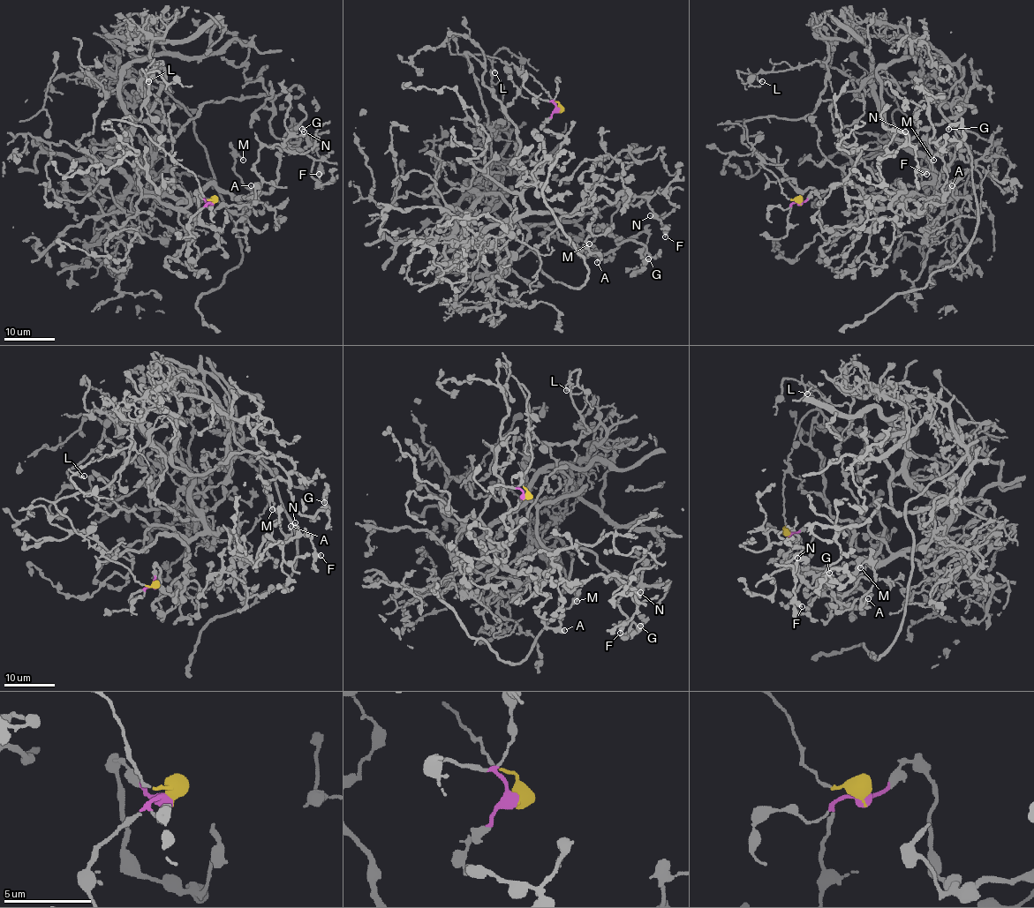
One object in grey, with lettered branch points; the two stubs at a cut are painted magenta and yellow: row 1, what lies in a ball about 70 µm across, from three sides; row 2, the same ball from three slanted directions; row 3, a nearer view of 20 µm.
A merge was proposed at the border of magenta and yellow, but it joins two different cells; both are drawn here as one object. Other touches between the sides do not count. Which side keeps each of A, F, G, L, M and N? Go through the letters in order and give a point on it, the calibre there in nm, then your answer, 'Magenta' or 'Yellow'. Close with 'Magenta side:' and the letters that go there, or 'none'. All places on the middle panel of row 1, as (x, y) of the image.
A: Place: (597, 262). Thickness 140 nm. Magenta
F: Place: (665, 236). Thickness 240 nm. Magenta
G: Place: (648, 258). Thickness 120 nm. Magenta
L: Place: (494, 72). Thickness 140 nm. Yellow
M: Place: (589, 243). Thickness 140 nm. Magenta
N: Place: (650, 215). Thickness 150 nm. Magenta
Magenta side: A, F, G, M, N

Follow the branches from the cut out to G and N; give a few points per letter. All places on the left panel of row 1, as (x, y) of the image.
G: (213, 203), (196, 224), (109, 156), (228, 98), (302, 130)
N: (213, 203), (198, 193), (199, 219), (218, 228), (177, 207), (211, 184), (267, 193), (305, 131)

